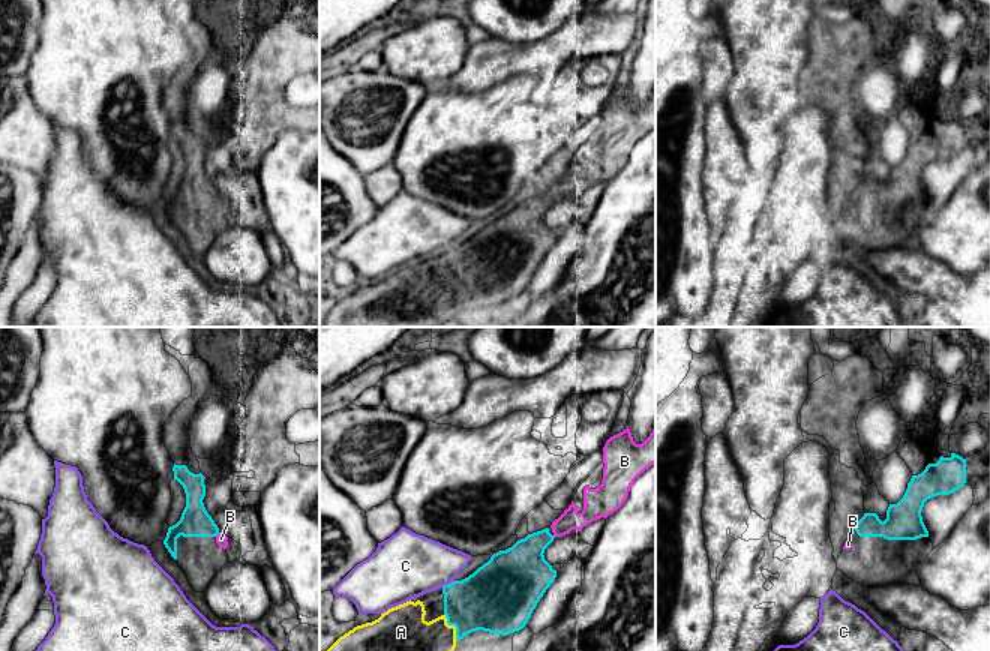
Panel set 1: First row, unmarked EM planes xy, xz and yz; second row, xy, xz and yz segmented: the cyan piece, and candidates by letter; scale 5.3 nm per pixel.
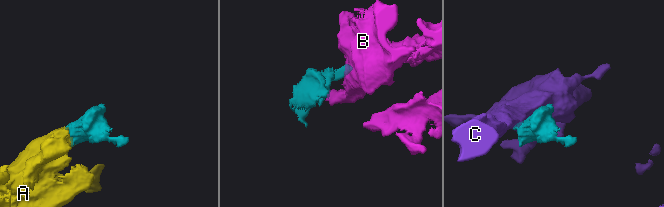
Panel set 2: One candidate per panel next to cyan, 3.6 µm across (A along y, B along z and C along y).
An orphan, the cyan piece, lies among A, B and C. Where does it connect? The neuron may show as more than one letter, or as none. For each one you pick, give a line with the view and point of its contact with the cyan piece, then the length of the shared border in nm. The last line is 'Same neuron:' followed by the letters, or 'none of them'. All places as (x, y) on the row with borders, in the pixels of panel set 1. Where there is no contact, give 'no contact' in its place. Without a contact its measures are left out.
A: contact xz (453, 624); length 170 nm
B: contact xy (216, 534); length 40 nm
Same neuron: A, B

